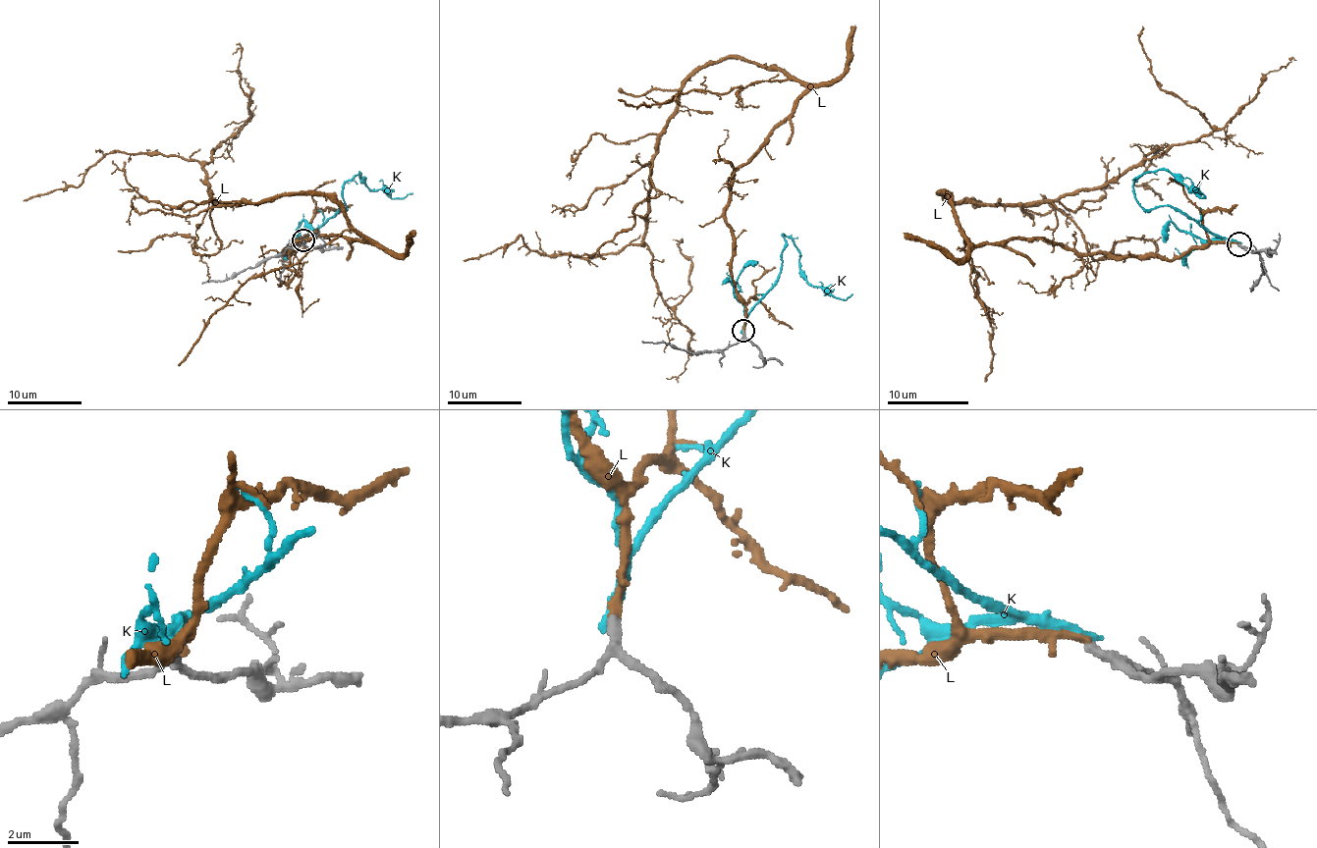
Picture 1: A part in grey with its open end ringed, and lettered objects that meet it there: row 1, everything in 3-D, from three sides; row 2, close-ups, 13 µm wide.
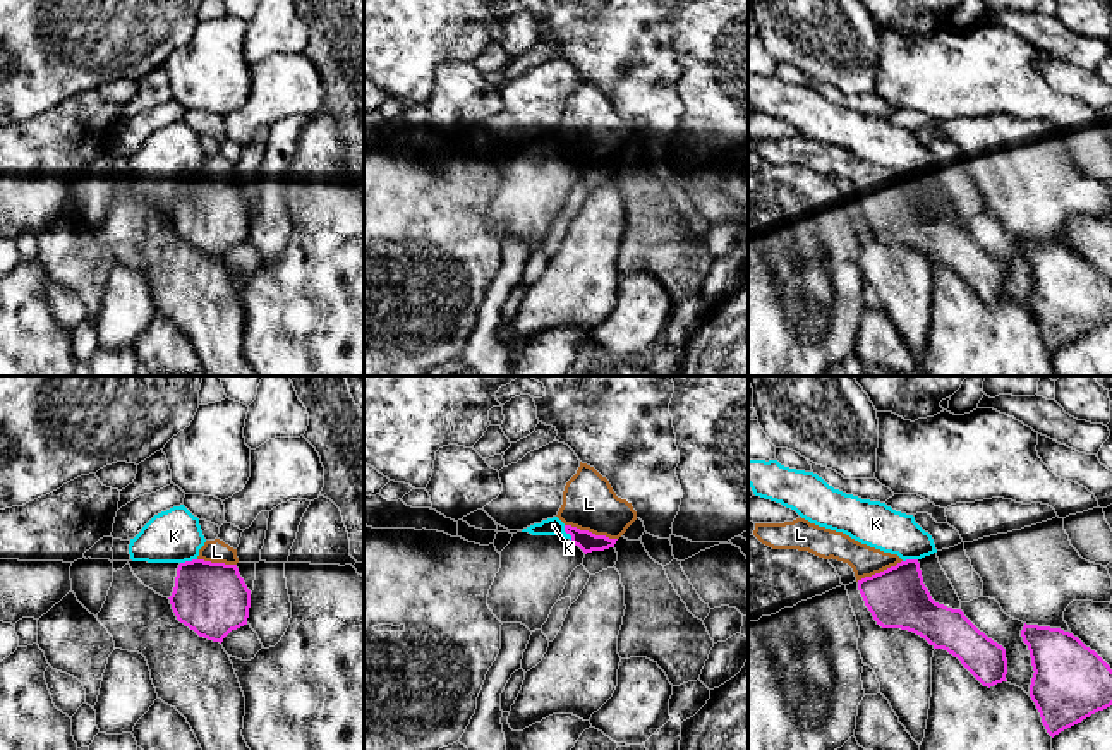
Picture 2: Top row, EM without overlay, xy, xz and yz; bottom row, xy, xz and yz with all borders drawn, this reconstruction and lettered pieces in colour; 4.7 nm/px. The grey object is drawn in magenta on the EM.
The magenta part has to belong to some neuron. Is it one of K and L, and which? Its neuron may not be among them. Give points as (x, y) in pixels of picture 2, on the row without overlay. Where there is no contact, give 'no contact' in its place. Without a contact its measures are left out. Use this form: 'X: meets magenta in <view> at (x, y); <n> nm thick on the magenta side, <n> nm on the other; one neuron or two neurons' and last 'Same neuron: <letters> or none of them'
K: meets magenta in xy at (187, 177); 340 nm thick on the magenta side, 260 nm on the other; two neurons
L: meets magenta in xz at (591, 148); 90 nm thick on the magenta side, 260 nm on the other; one neuron
Same neuron: L

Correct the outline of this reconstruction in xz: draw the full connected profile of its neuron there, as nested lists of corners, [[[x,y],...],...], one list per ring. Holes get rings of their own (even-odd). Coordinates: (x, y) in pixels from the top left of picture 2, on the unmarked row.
[[[580,77],[577,89],[565,101],[556,132],[565,139],[571,158],[587,170],[614,163],[637,136],[637,127],[632,118],[616,112],[606,93]]]

